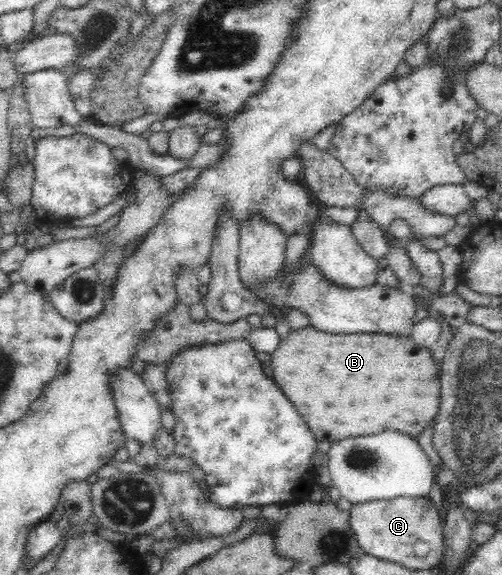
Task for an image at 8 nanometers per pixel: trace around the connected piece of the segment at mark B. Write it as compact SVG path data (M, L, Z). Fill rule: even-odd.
M307 326L297 331L291 331L284 339L280 339L276 351L270 353L268 365L271 367L274 383L280 387L280 389L286 393L286 397L294 403L294 407L300 411L302 419L308 423L312 435L314 435L318 441L338 441L338 439L344 439L344 437L374 435L374 433L380 433L380 431L402 431L404 434L416 437L422 429L432 421L432 417L439 412L441 378L438 376L438 366L436 366L430 354L430 350L418 346L418 344L408 336L382 333L336 335Z

